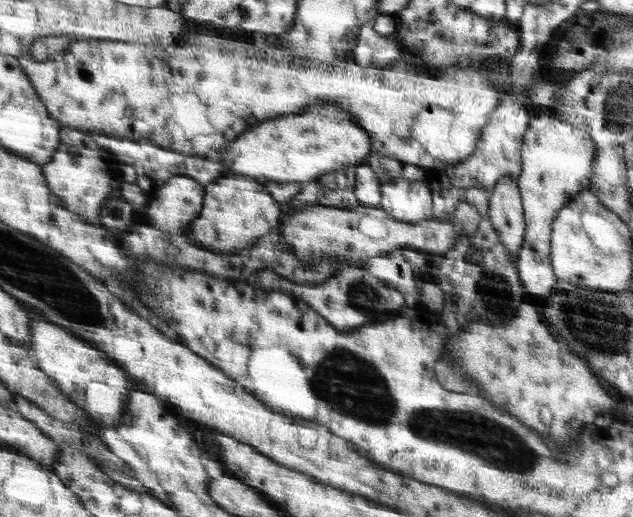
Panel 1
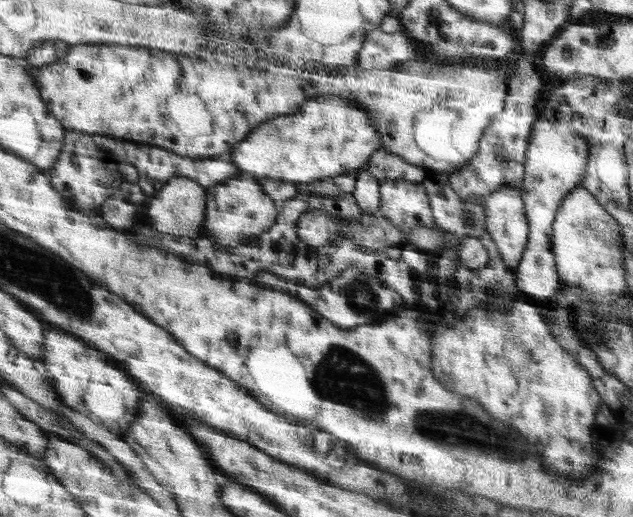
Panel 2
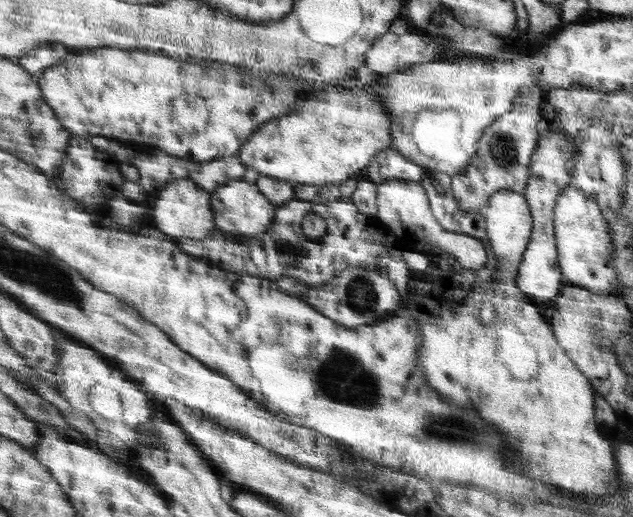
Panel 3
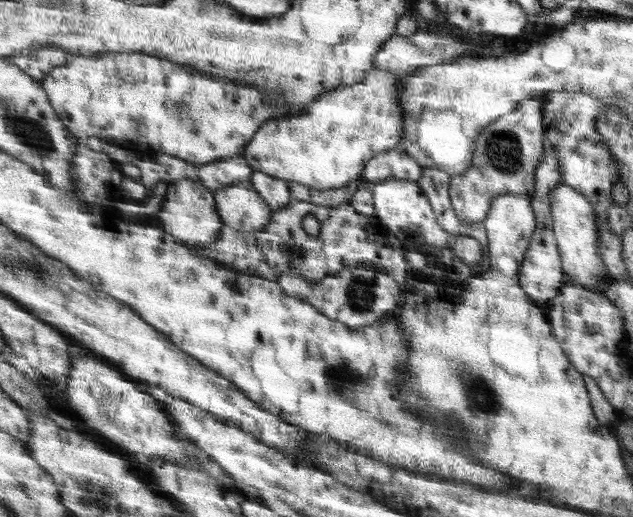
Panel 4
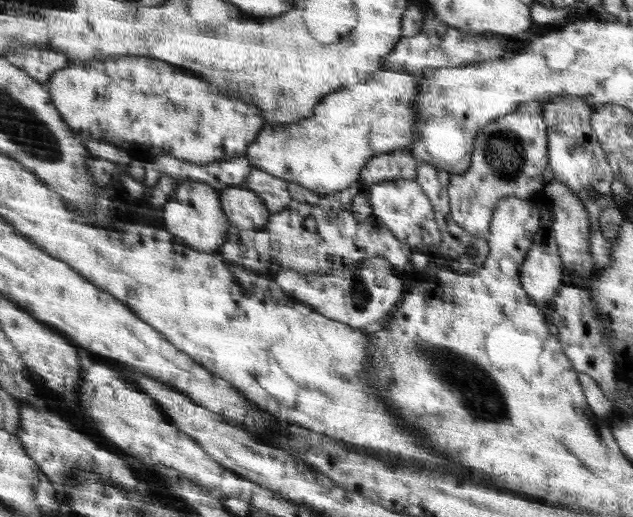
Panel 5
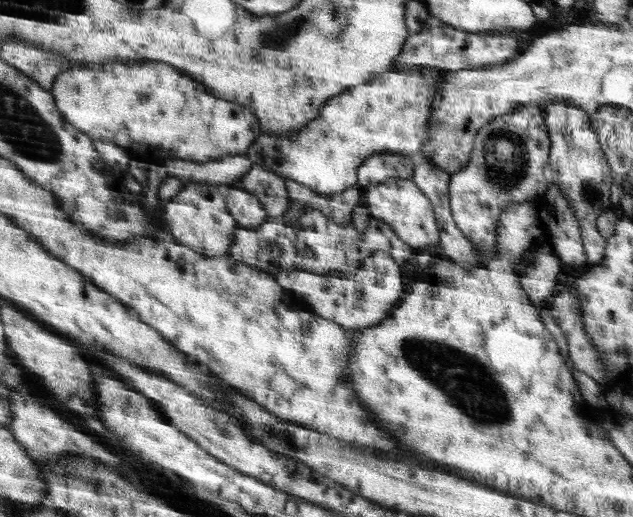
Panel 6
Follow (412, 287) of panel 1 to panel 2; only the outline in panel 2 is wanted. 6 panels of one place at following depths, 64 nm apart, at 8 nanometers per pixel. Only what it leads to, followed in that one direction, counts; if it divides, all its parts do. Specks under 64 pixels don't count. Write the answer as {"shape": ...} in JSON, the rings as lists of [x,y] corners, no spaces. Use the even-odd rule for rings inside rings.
{"shape":[[[297,194],[288,201],[282,201],[278,204],[279,215],[271,228],[261,235],[254,236],[253,241],[247,244],[240,244],[236,247],[223,246],[204,236],[179,237],[168,233],[159,233],[148,226],[138,228],[134,238],[140,244],[151,244],[151,246],[159,246],[168,254],[179,256],[184,262],[190,264],[201,264],[207,266],[218,274],[230,274],[238,279],[250,279],[260,273],[268,273],[278,276],[284,280],[300,283],[307,287],[319,287],[324,283],[336,279],[342,270],[355,269],[366,275],[376,276],[383,280],[387,285],[402,295],[404,307],[413,308],[416,300],[416,294],[420,296],[418,290],[412,290],[412,276],[410,266],[402,260],[402,246],[389,246],[388,248],[379,248],[378,250],[363,250],[353,243],[353,240],[345,238],[337,238],[335,242],[331,242],[328,246],[309,252],[310,246],[300,242],[297,239],[297,222],[301,214],[309,210],[321,210],[329,212],[333,217],[340,218],[343,223],[355,223],[357,218],[363,213],[358,208],[356,200],[352,194],[340,194],[334,198],[326,198],[326,196],[316,196],[316,194],[308,196],[307,194]]]}

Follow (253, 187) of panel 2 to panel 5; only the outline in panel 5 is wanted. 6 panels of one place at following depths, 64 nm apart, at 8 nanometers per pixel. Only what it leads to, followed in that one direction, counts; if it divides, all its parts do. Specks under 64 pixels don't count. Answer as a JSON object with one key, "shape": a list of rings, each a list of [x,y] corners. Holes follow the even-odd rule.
{"shape":[[[233,185],[220,192],[221,205],[235,229],[258,230],[271,214],[255,192],[244,185]]]}

